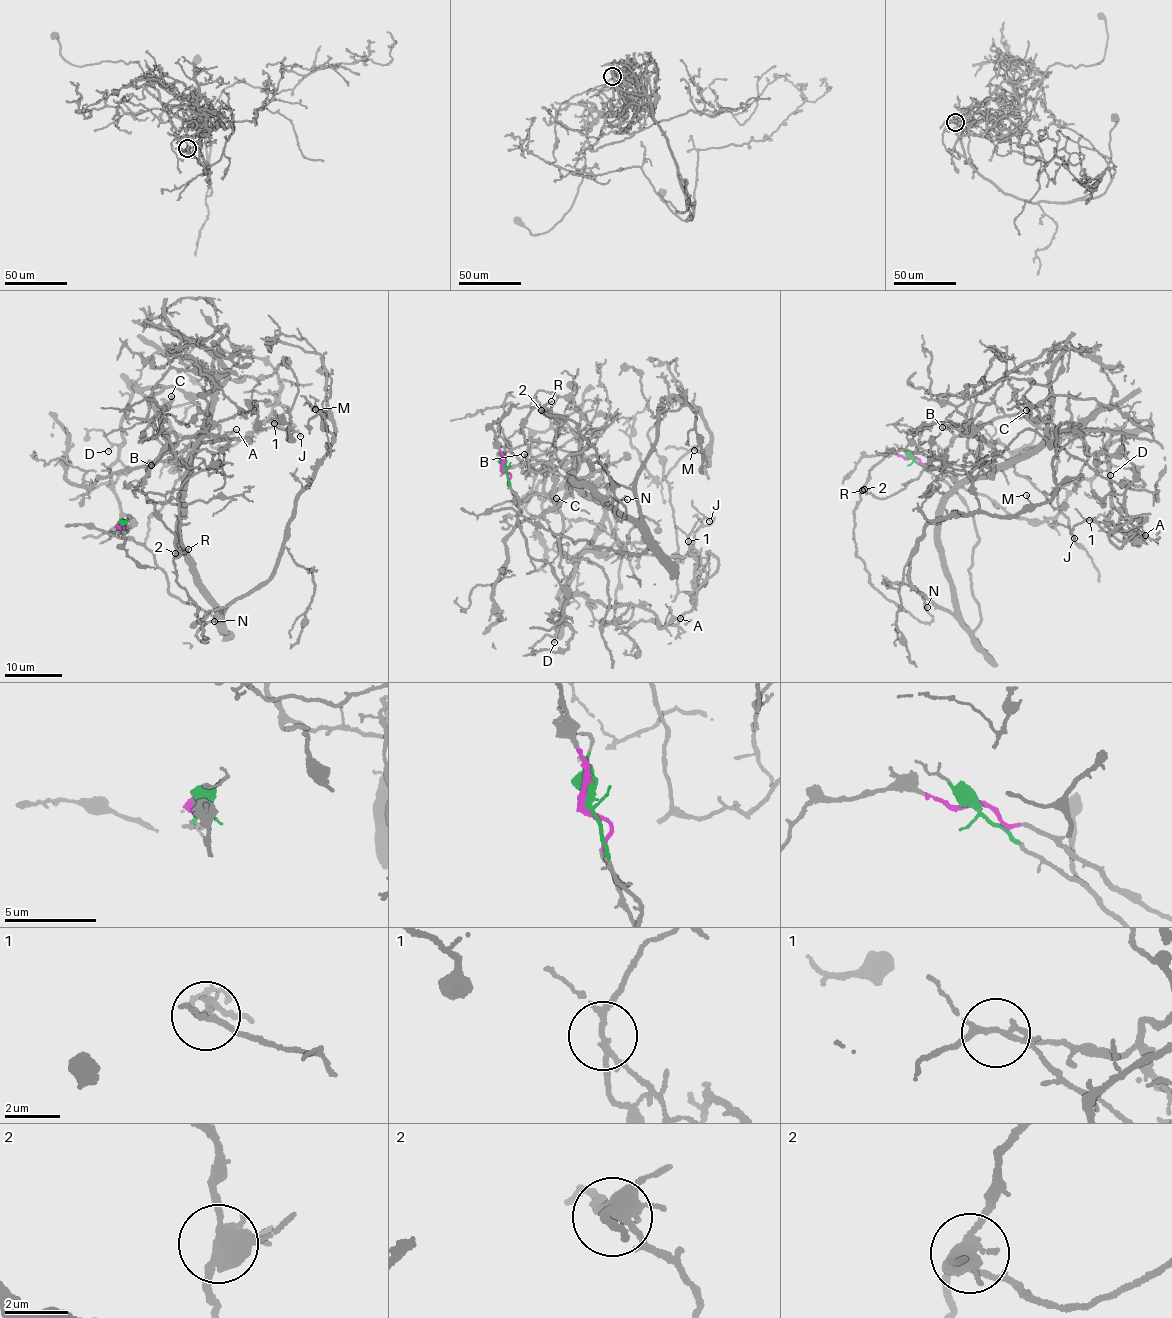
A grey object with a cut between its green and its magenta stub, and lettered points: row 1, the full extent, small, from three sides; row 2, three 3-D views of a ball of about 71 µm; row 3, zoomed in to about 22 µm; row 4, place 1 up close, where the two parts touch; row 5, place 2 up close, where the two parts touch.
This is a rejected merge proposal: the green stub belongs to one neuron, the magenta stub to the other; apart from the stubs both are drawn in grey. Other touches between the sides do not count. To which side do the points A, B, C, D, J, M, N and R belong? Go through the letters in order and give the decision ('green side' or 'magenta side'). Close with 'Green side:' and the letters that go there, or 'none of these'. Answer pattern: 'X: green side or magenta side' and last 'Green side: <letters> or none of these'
A: magenta side
B: magenta side
C: magenta side
D: magenta side
J: green side
M: green side
N: magenta side
R: green side
Green side: J, M, R

